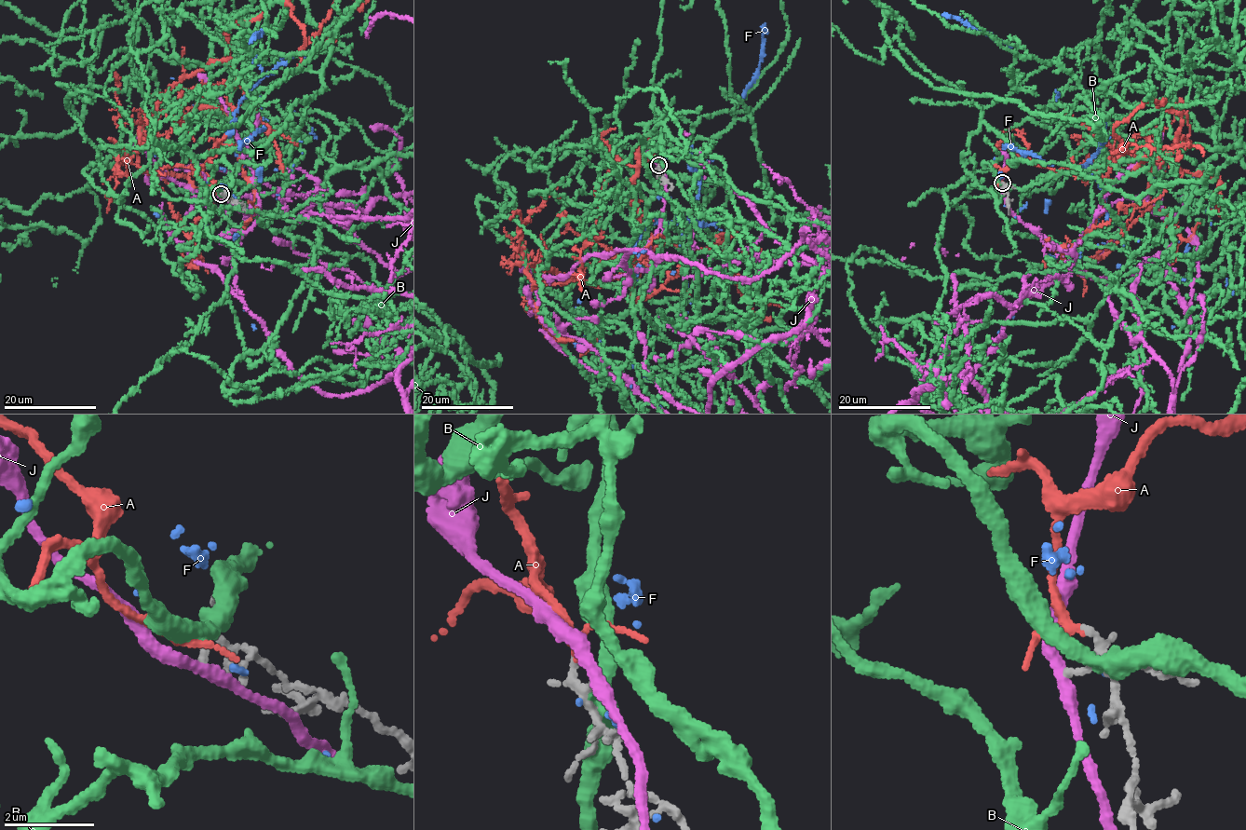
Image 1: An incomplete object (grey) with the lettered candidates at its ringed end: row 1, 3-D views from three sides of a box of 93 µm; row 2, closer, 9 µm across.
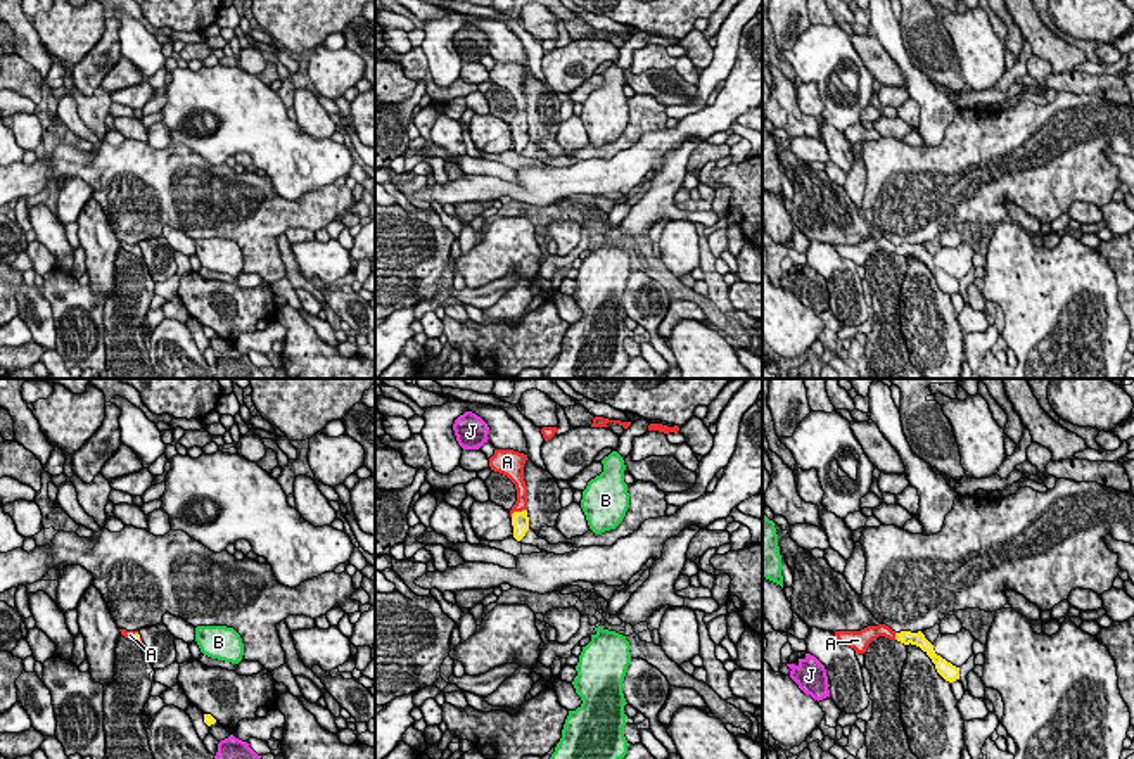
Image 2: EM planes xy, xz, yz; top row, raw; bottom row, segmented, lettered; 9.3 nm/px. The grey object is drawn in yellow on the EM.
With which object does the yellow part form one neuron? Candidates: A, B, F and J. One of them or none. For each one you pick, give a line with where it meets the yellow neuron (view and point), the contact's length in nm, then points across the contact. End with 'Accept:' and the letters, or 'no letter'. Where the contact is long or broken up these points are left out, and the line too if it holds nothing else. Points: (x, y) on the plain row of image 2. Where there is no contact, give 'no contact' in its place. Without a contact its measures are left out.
A: xz (517, 125) | 170 nm | across xz (519, 132), (517, 125), (521, 116)
Accept: A

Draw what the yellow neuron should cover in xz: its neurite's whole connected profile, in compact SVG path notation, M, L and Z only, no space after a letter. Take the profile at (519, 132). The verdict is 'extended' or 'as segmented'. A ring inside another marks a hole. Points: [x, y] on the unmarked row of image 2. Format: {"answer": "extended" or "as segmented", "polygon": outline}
{"answer": "extended", "polygon": "M494 62L494 67L489 71L489 80L494 85L506 88L517 102L517 114L510 123L513 150L520 154L529 144L527 130L527 99L524 93L524 76L527 67L513 62Z"}

